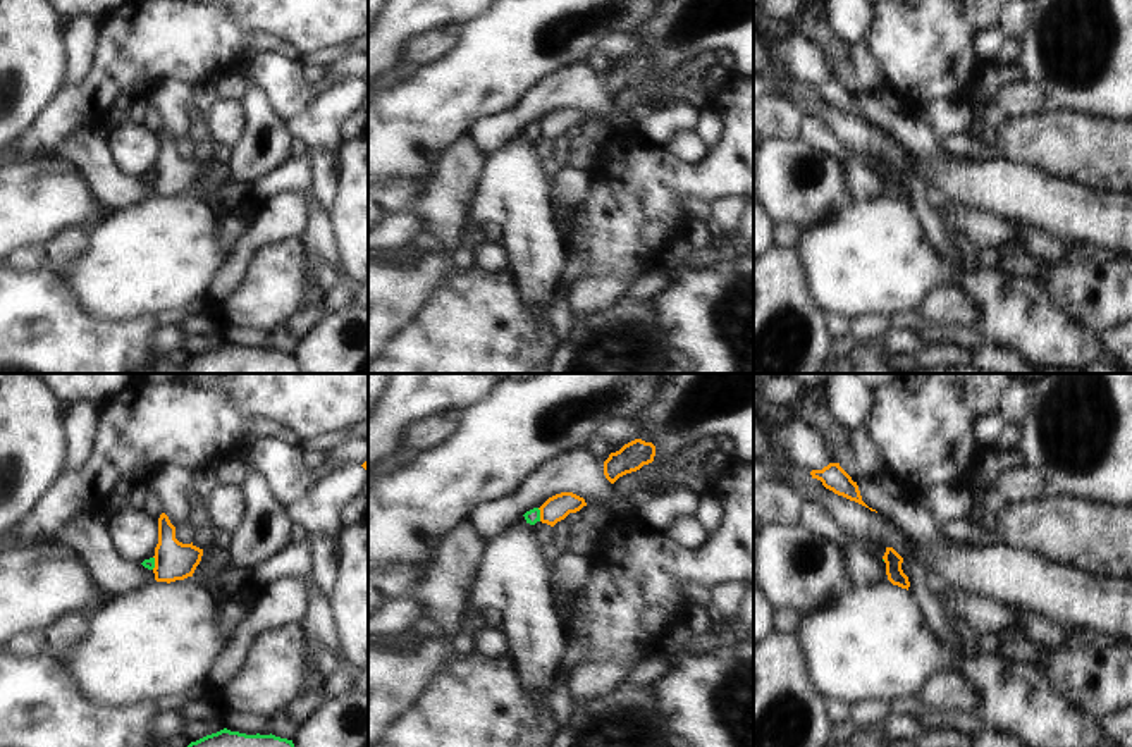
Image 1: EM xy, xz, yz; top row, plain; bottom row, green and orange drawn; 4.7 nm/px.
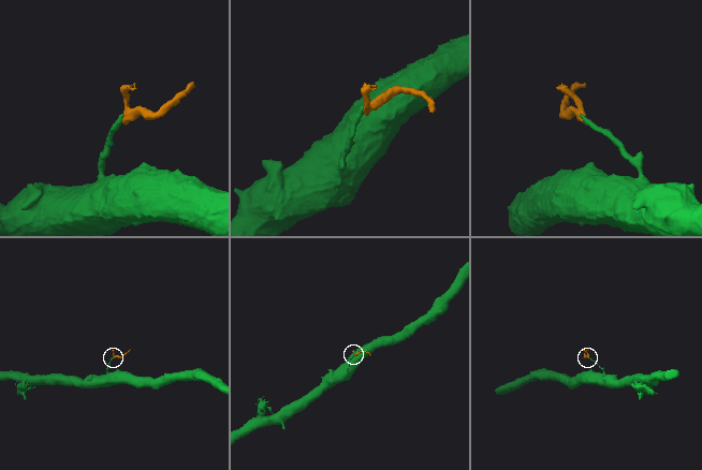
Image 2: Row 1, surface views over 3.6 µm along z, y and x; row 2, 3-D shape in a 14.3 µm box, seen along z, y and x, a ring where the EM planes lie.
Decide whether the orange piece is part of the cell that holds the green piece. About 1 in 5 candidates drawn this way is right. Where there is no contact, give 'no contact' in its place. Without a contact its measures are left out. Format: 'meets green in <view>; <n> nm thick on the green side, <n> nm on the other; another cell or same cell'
meets green in xz; 70 nm thick on the green side, 120 nm on the other; another cell

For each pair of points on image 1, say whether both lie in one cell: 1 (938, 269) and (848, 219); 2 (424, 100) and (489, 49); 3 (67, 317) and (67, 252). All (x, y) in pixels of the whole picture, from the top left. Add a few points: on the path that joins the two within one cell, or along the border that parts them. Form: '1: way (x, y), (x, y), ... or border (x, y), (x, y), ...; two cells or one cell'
1: way (916, 269), (897, 267), (871, 241); one cell
2: way (439, 98), (473, 64); one cell
3: border (45, 265), (61, 277); two cells

